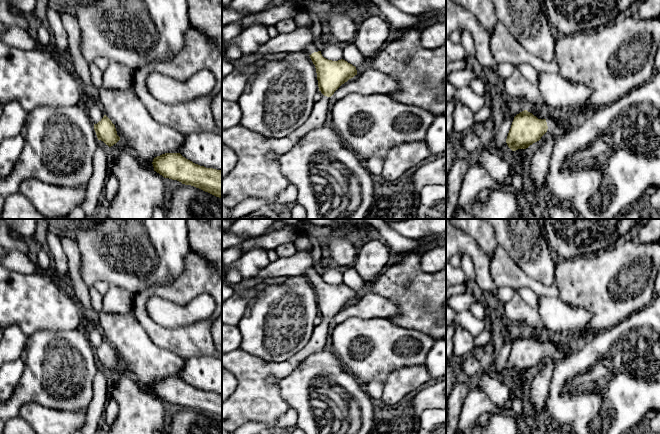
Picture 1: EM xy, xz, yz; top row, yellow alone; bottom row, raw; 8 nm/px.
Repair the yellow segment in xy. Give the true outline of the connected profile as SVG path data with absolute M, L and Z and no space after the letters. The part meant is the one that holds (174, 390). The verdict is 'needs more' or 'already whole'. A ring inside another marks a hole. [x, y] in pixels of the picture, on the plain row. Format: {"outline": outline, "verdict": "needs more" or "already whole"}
{"outline": "M165 377L153 383L154 395L164 402L177 404L222 422L222 395L206 392L183 381L180 377Z", "verdict": "already whole"}

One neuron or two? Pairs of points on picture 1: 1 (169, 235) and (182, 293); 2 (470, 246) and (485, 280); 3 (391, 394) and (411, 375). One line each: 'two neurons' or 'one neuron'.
1: two neurons
2: one neuron
3: one neuron

